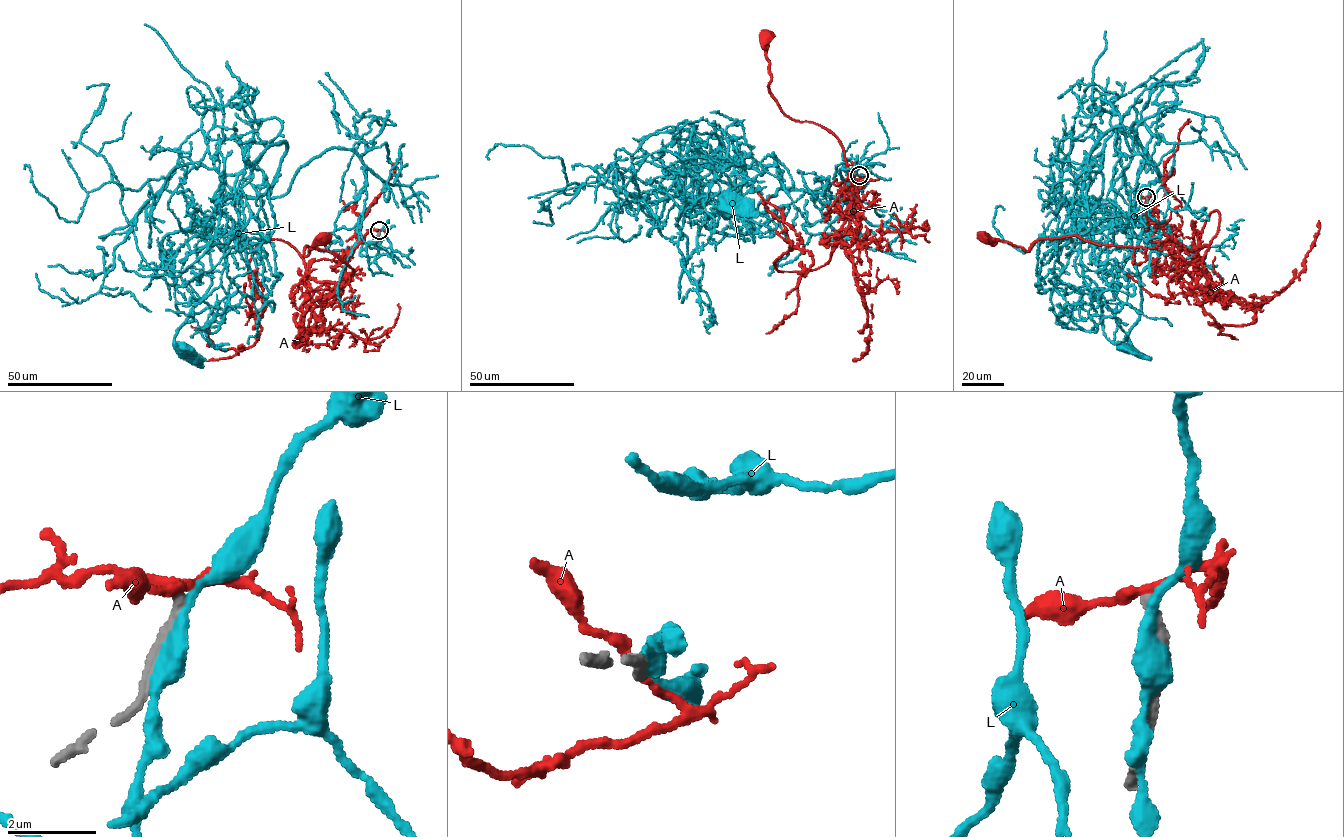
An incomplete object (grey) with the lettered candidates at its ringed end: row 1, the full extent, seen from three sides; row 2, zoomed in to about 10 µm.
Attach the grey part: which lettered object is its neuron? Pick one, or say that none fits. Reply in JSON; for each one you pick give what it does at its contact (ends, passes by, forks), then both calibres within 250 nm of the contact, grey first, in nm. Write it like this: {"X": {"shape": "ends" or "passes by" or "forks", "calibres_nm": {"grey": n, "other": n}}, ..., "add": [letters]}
{"add": []}

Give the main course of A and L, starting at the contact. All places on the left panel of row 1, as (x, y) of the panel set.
A: (379, 230), (370, 230), (347, 253), (349, 281), (353, 270), (333, 254), (306, 245), (305, 255), (321, 238)
L: (378, 233), (358, 254), (384, 183), (354, 151), (281, 196), (220, 195), (185, 351)

